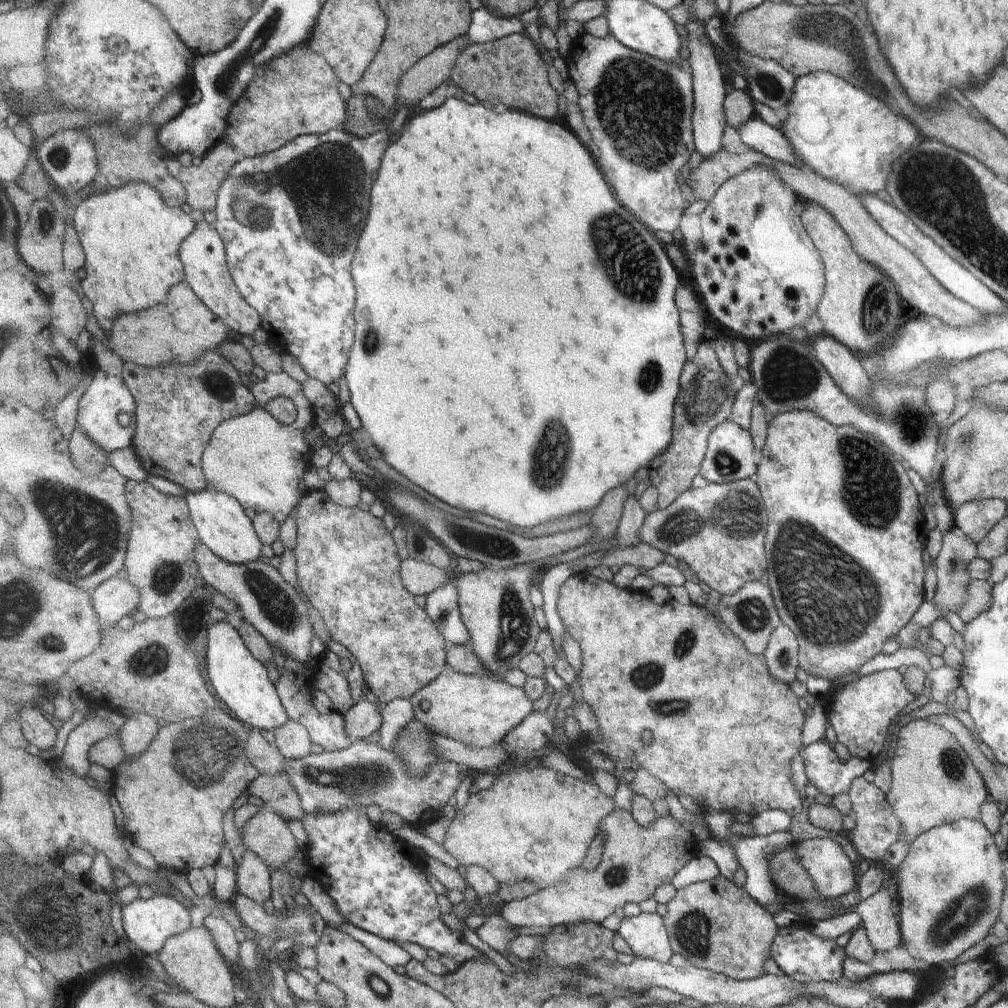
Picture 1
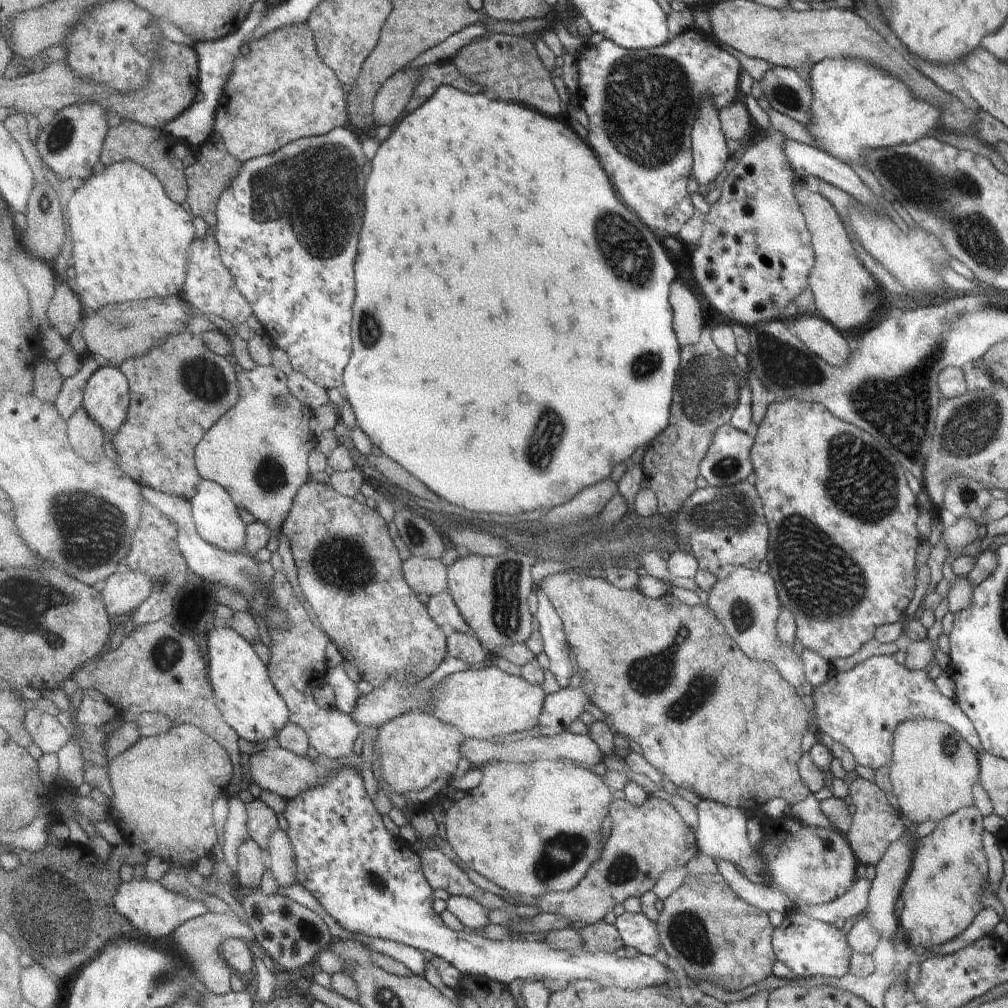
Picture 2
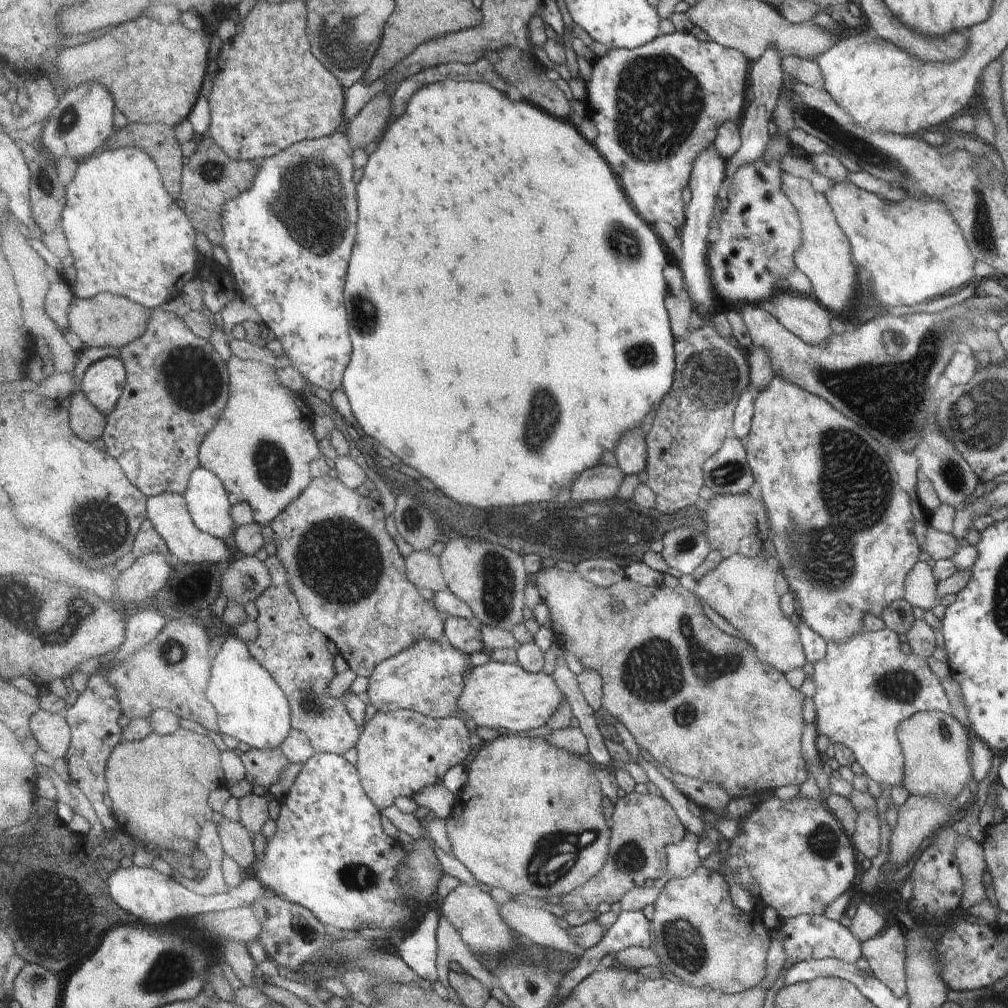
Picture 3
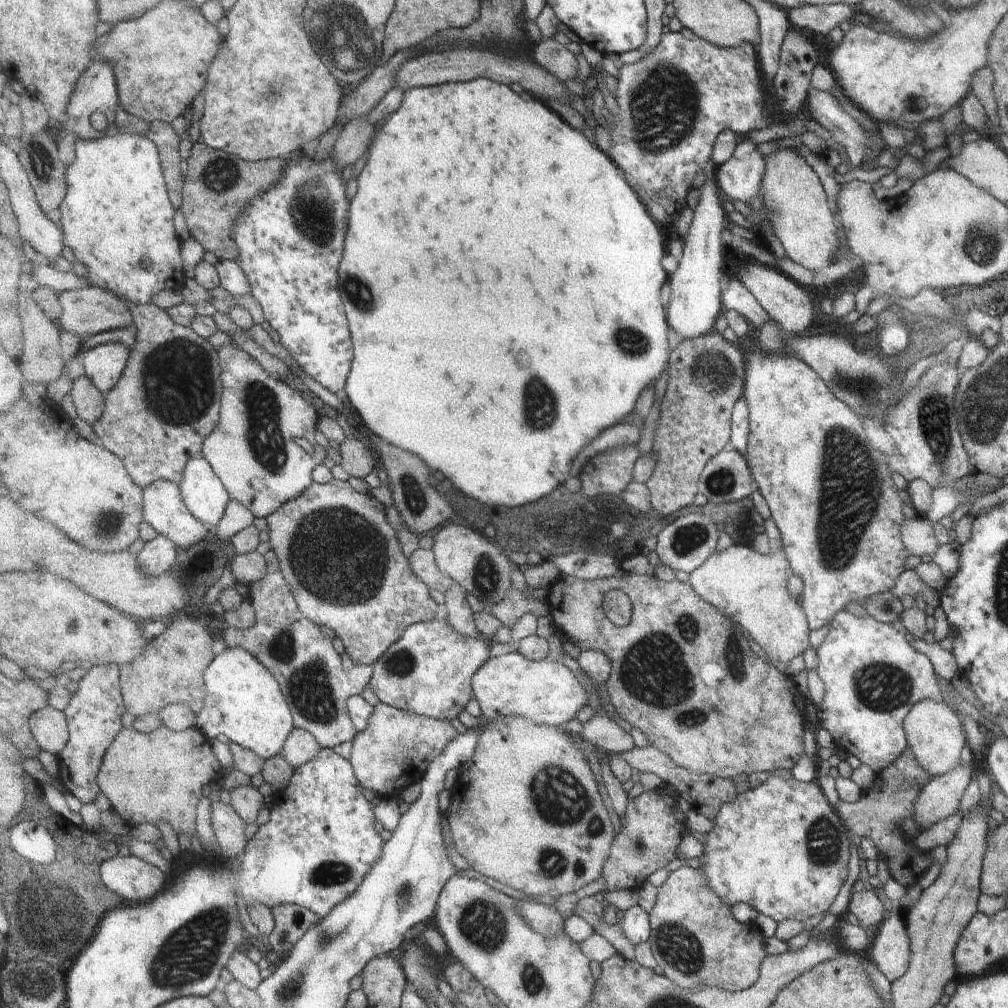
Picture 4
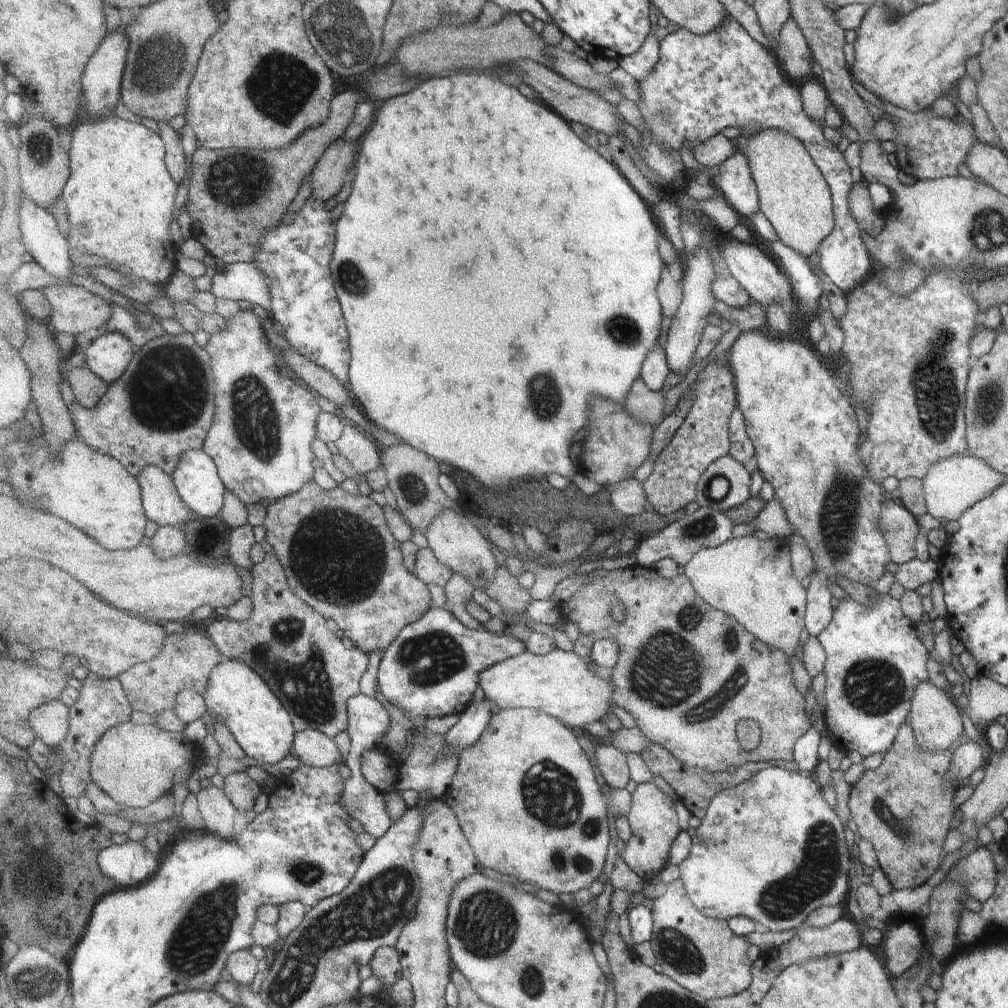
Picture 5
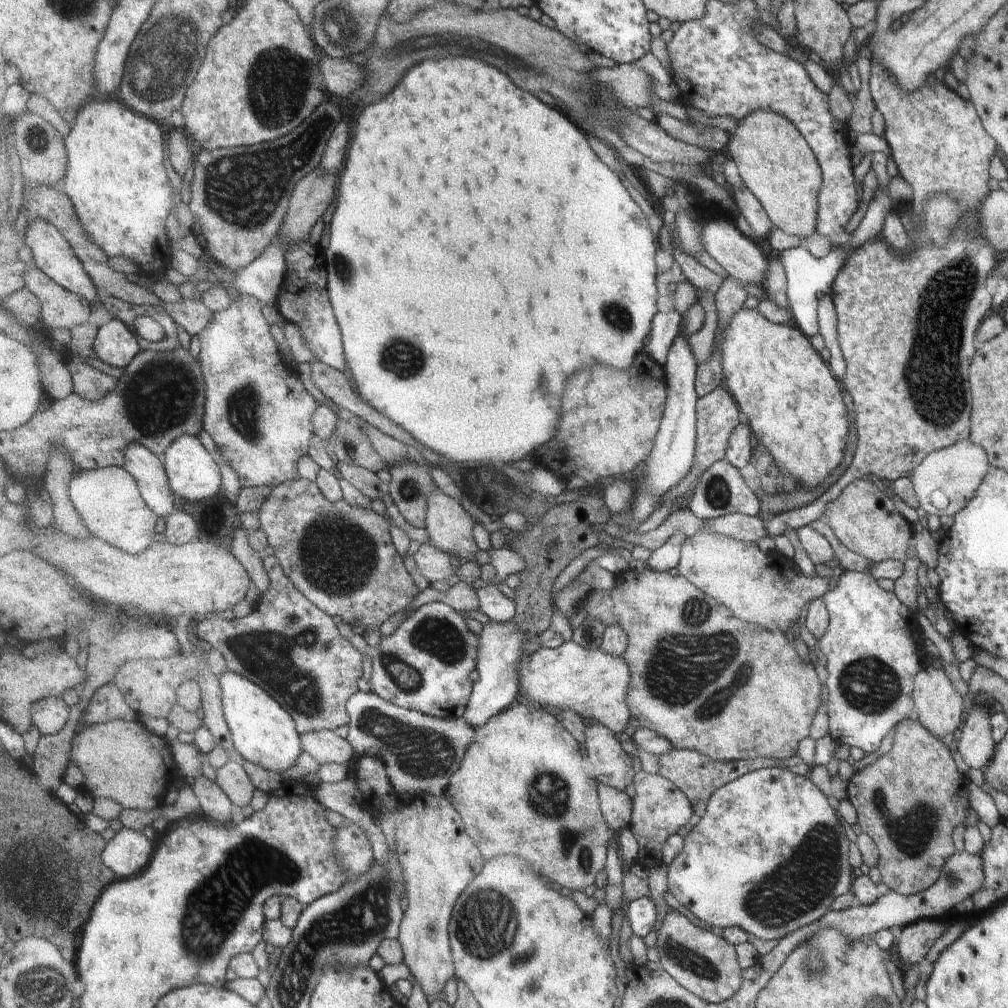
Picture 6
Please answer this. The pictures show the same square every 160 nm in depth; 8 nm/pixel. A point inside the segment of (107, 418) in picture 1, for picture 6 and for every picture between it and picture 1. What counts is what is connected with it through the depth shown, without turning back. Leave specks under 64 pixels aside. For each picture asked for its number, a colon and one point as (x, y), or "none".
2: (107, 400)
3: (104, 382)
4: (105, 365)
5: (110, 354)
6: (116, 345)

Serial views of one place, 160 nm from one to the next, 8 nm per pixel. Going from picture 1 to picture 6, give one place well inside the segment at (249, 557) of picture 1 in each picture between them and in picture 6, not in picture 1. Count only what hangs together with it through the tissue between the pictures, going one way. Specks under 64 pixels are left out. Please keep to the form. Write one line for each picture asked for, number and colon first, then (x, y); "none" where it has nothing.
2: (217, 517)
3: (208, 502)
4: (206, 496)
5: (198, 480)
6: (195, 475)

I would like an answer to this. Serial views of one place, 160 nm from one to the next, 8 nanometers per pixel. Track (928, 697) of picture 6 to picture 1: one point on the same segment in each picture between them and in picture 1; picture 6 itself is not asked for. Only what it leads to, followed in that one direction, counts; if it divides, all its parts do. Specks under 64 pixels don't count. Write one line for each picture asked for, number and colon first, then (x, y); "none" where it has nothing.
1: (933, 782)
2: (932, 772)
3: (934, 745)
4: (934, 734)
5: (933, 717)

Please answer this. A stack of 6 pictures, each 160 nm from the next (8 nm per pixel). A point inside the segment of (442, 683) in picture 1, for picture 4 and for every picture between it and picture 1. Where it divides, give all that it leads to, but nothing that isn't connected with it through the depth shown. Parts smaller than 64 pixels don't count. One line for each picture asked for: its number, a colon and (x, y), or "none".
2: (486, 702)
3: (496, 695)
4: (548, 693)

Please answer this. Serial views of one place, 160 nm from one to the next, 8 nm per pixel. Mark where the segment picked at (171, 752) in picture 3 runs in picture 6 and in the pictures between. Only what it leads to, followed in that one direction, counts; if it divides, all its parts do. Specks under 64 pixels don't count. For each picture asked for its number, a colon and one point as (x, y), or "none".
4: (149, 778)
5: (136, 764)
6: (122, 760)

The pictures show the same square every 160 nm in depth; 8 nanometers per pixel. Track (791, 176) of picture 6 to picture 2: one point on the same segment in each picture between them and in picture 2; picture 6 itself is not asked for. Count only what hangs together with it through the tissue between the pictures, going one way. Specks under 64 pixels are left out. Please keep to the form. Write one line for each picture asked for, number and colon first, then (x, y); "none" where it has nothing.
2: (845, 295)
3: (825, 257)
4: (798, 213)
5: (792, 195)

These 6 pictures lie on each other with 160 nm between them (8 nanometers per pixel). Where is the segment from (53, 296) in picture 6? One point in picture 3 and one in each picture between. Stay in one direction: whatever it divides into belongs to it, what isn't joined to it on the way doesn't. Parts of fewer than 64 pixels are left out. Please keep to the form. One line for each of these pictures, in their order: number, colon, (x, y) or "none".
3: (107, 320)
4: (91, 310)
5: (74, 310)

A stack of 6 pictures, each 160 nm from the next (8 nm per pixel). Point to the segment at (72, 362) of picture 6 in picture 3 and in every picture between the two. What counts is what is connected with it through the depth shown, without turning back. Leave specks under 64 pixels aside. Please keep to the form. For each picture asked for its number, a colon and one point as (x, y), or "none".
3: (87, 421)
4: (90, 402)
5: (89, 389)

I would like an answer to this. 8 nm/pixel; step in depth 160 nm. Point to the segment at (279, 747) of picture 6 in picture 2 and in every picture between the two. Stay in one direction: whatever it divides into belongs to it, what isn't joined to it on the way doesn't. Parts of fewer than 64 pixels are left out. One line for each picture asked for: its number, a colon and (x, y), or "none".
2: (251, 705)
3: (252, 707)
4: (244, 701)
5: (238, 695)

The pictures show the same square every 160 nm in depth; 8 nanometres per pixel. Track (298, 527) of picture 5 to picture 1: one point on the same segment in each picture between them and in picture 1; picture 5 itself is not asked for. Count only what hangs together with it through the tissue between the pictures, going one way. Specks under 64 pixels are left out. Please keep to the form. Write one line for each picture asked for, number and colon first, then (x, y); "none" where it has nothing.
1: (347, 561)
2: (349, 570)
3: (324, 537)
4: (341, 558)

